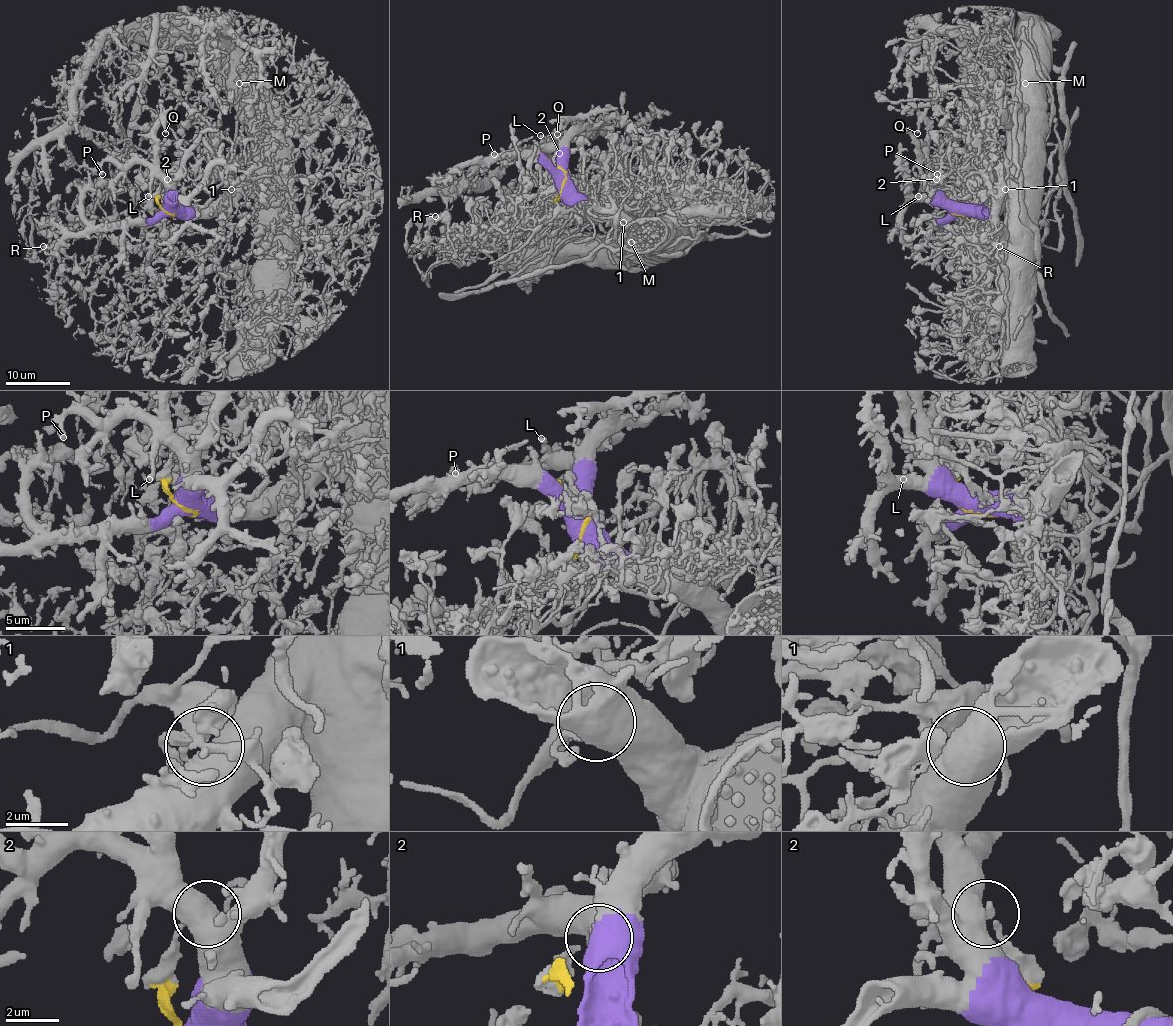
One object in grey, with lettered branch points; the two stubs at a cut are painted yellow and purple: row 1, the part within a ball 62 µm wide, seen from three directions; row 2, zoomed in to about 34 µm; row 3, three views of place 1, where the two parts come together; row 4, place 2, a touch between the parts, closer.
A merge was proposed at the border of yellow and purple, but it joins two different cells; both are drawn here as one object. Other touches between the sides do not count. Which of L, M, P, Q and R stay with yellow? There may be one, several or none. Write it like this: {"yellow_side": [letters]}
{"yellow_side": ["R"]}

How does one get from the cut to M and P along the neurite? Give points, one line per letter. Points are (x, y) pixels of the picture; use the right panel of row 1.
M: (958, 215), (976, 215), (984, 210), (1024, 163), (1036, 92), (1024, 82)
P: (958, 215), (934, 184), (934, 163), (937, 161), (937, 174)

